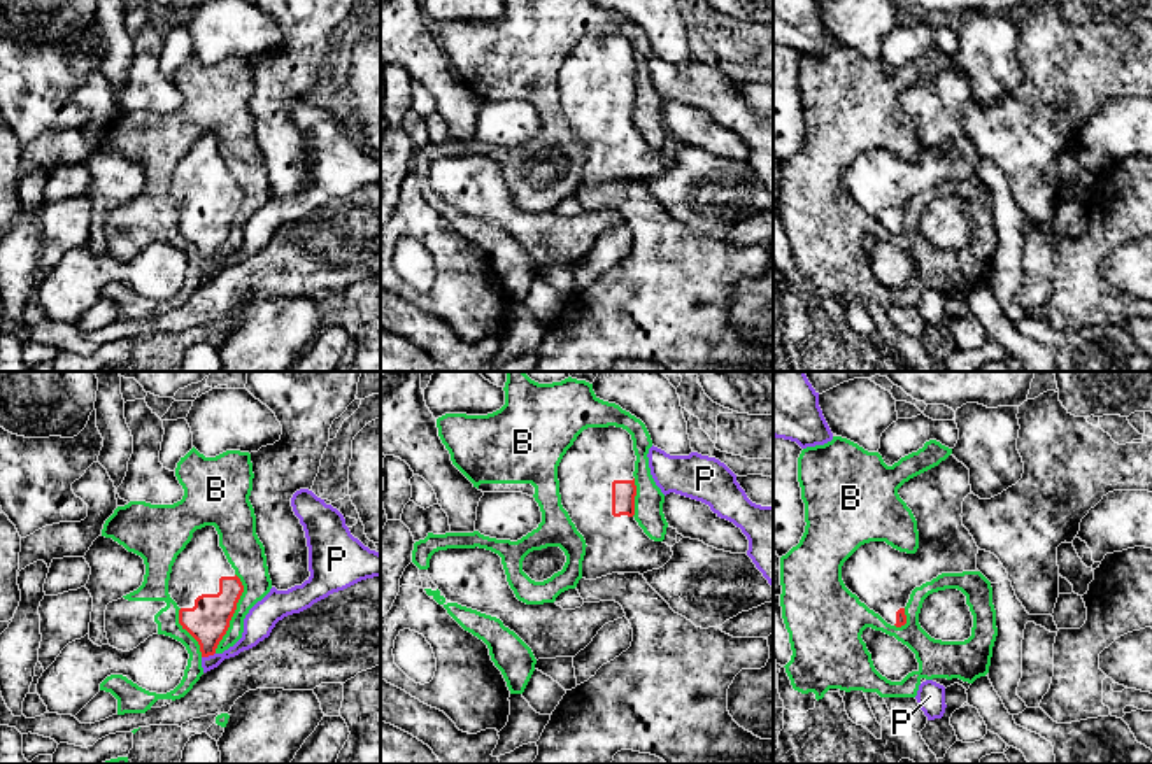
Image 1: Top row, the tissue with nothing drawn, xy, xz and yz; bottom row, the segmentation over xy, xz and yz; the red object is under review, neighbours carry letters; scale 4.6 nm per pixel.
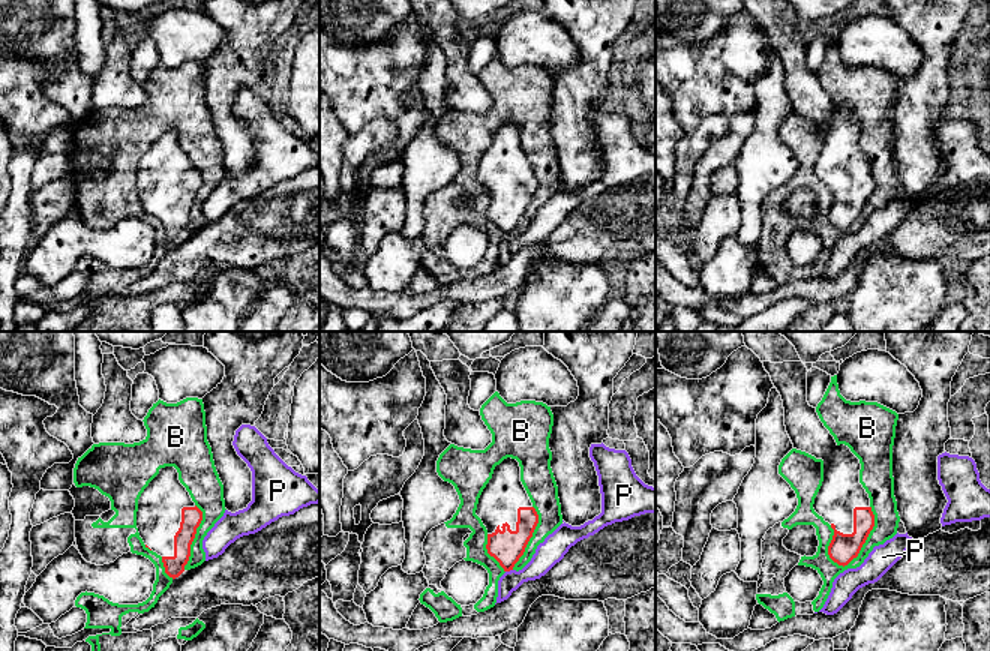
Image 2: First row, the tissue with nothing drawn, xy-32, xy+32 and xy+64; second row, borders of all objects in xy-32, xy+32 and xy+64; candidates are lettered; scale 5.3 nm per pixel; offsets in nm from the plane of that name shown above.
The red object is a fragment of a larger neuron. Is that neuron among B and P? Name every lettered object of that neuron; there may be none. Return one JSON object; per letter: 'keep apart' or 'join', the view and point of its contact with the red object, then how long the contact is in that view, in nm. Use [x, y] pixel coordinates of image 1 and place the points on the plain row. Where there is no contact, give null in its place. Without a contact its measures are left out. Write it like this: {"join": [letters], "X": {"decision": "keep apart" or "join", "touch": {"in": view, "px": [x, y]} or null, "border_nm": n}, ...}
{"join": [], "B": {"decision": "keep apart", "touch": {"in": "xy", "px": [234, 219]}, "border_nm": 380}, "P": {"decision": "keep apart", "touch": {"in": "xy", "px": [207, 263]}, "border_nm": 70}}

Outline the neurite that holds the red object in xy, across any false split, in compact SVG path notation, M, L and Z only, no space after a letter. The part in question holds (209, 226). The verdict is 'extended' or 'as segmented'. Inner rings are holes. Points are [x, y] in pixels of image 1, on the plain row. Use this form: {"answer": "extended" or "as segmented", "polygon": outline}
{"answer": "extended", "polygon": "M216 135L196 137L172 173L168 202L181 216L179 231L198 249L202 265L216 261L242 200Z"}

